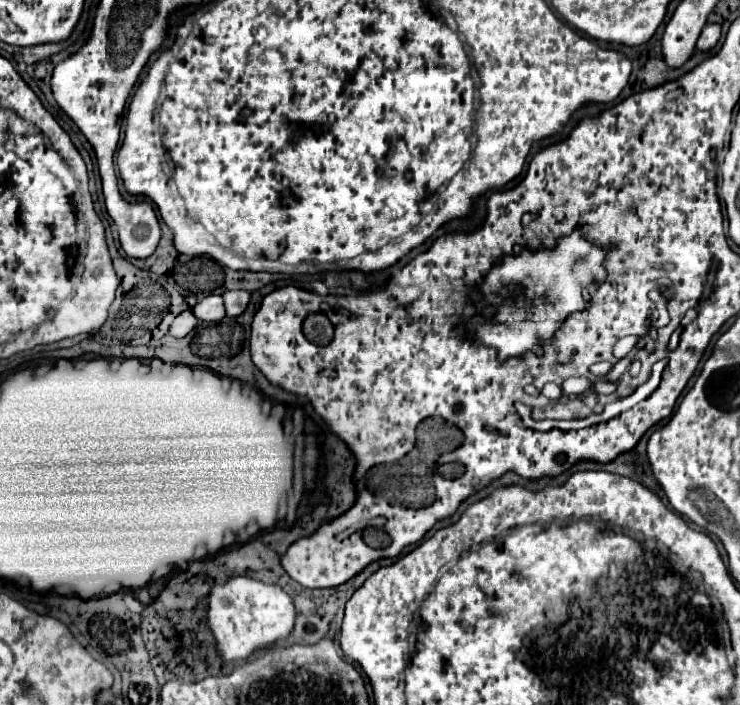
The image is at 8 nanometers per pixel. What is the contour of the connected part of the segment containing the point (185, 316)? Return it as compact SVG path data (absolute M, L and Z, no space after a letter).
M191 309L189 311L183 311L179 317L175 317L175 321L173 321L171 329L169 329L169 335L173 335L173 337L185 337L197 325L199 325L199 319L195 317L195 313Z

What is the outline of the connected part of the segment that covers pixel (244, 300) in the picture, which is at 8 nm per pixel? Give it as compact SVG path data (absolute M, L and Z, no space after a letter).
M225 291L223 299L227 307L227 317L239 317L251 303L251 293L249 291Z

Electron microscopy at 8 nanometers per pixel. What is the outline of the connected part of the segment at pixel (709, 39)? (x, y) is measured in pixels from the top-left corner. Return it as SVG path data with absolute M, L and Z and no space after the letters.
M705 25L703 33L701 33L699 41L697 41L697 49L707 53L719 43L719 39L721 39L721 27L719 25Z

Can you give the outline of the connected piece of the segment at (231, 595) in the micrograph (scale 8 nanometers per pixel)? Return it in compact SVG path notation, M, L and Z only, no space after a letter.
M233 577L225 585L215 585L211 595L207 597L207 605L209 605L209 609L207 609L207 625L215 635L219 655L221 655L221 659L225 663L245 659L255 649L269 647L277 639L285 639L291 633L293 625L295 625L295 607L293 607L291 597L285 591L281 591L281 587L265 585L265 583L261 583L257 579L251 579L251 577Z

